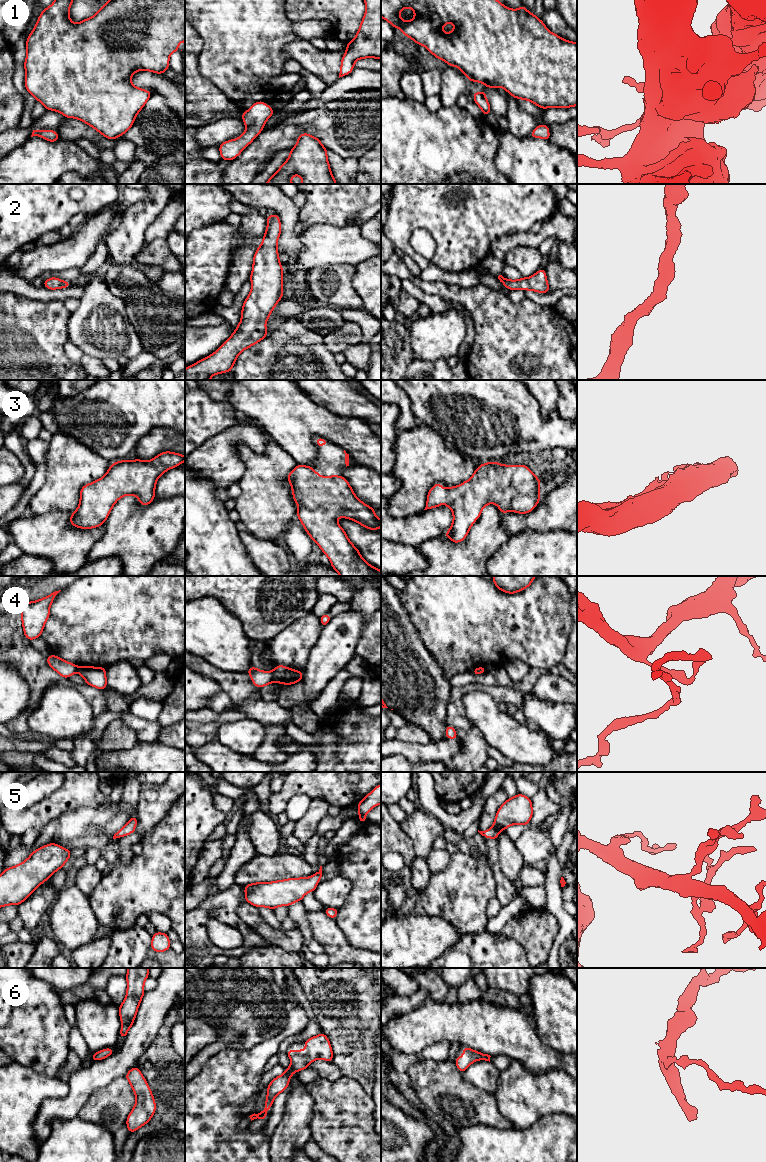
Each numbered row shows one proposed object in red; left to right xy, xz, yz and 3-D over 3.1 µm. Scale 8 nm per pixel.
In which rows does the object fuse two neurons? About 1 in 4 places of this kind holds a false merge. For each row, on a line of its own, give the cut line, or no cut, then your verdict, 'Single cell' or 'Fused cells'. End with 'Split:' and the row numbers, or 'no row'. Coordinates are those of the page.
1: No split. Single cell
2: No split. Single cell
3: No split. Single cell
4: Split along xz (271, 672), (274, 681). Fused cells
5: No split. Single cell
6: No split. Single cell
Split: 4

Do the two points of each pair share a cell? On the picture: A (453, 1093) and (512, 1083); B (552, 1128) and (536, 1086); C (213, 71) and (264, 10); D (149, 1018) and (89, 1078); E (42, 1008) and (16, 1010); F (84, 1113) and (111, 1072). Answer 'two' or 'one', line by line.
A: two
B: two
C: one
D: one
E: one
F: two

